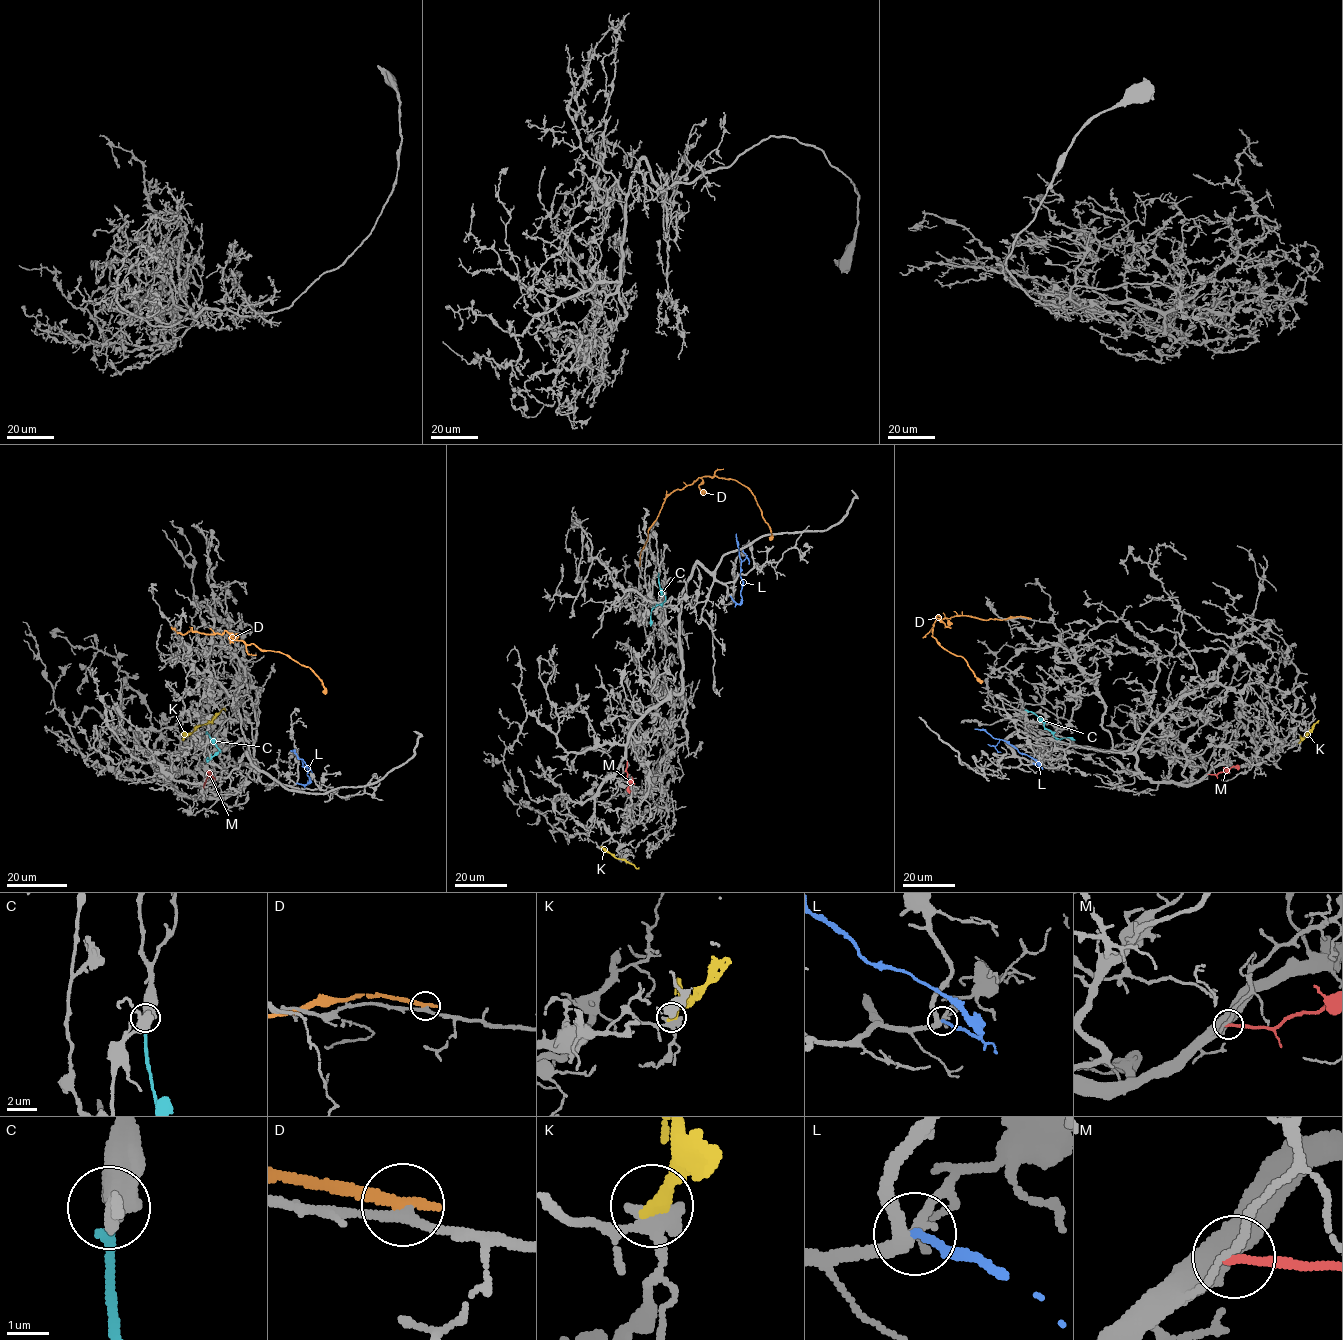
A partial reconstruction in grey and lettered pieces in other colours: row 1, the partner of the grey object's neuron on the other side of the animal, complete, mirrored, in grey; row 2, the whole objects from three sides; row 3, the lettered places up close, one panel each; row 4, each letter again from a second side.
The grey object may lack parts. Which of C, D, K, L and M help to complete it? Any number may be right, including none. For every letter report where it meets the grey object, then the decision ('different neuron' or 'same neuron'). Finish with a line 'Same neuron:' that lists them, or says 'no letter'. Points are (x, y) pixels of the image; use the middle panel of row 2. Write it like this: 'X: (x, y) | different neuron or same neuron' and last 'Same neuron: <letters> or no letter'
C: (658, 574) | different neuron
D: (640, 564) | different neuron
K: (601, 847) | different neuron
L: (730, 596) | different neuron
M: (627, 762) | different neuron
Same neuron: no letter

